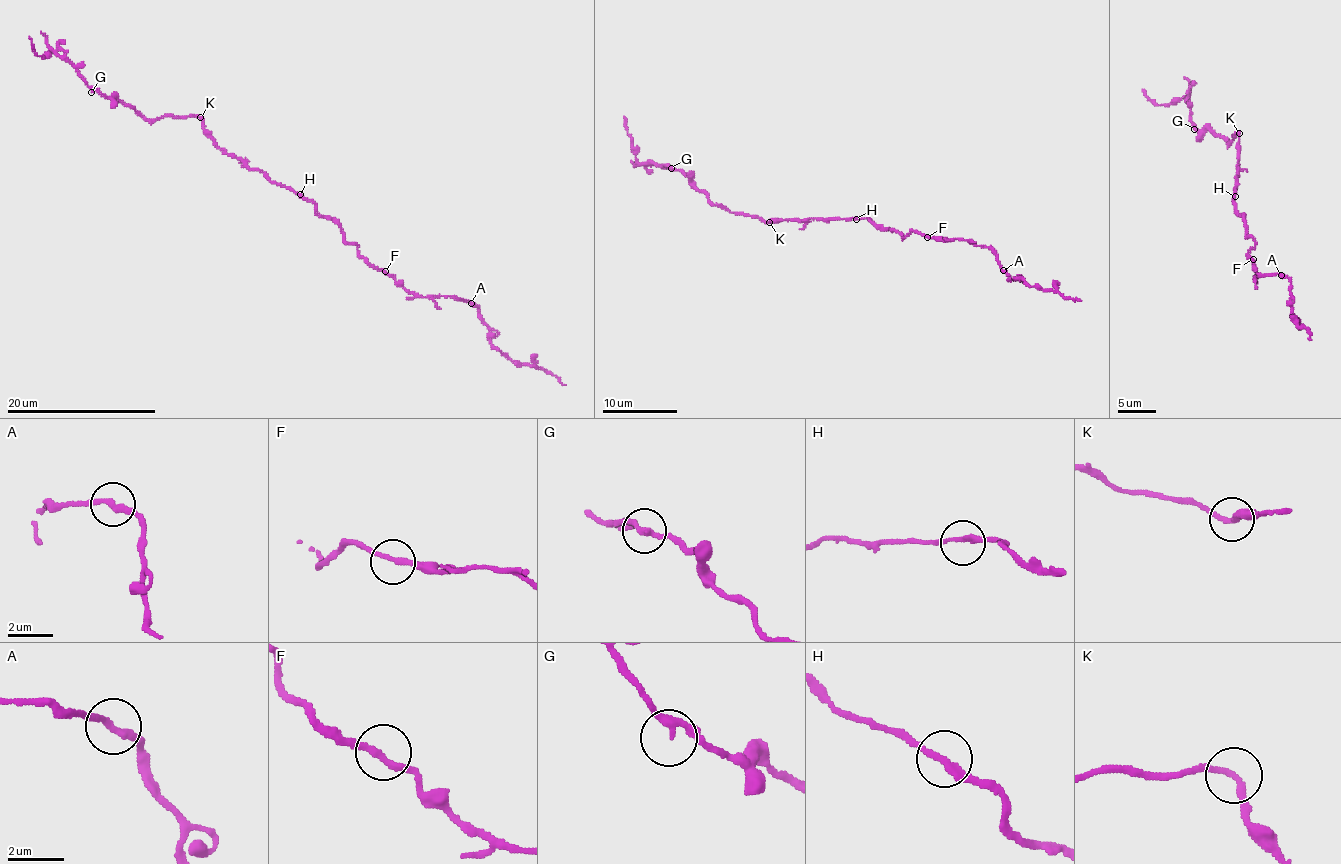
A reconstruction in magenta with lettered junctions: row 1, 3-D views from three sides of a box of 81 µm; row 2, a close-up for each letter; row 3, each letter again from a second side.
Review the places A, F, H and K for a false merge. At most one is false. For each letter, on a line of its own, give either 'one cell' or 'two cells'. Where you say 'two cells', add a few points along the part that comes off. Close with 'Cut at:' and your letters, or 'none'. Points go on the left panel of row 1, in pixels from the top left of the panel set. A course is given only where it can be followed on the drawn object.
A: one cell
F: one cell
H: one cell
K: one cell
Cut at: none

